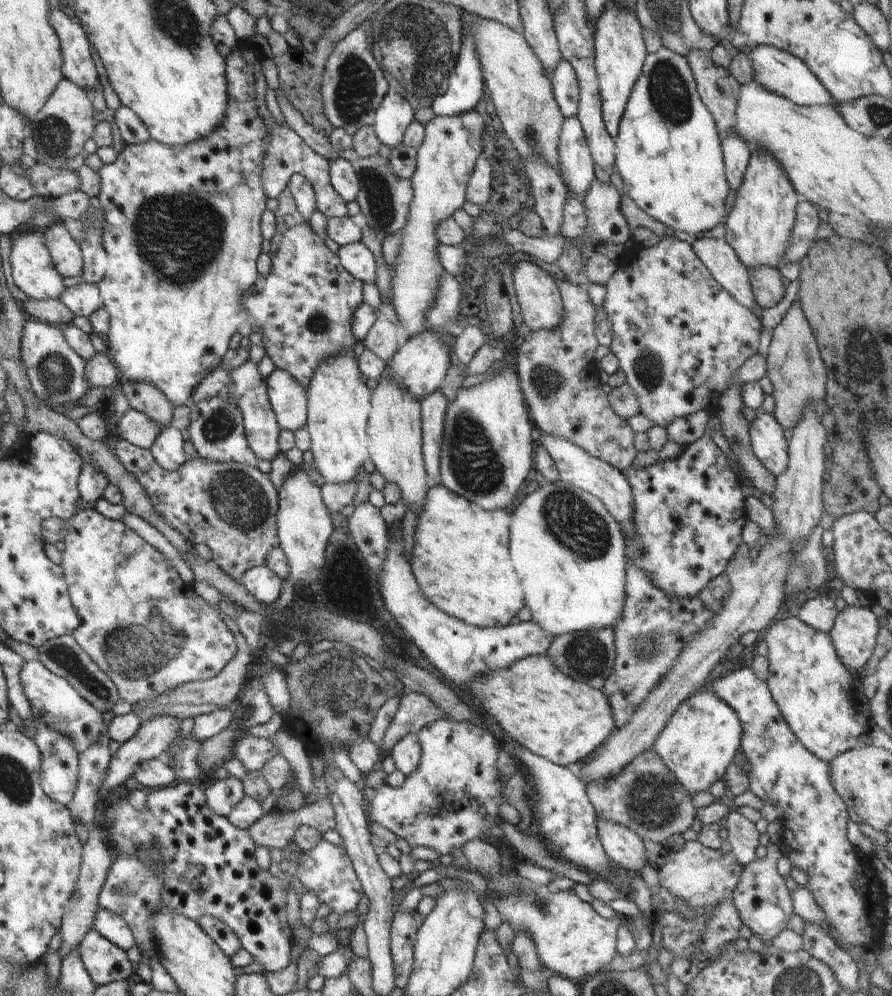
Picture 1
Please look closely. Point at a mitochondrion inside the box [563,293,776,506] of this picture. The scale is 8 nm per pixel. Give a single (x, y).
(648, 367)

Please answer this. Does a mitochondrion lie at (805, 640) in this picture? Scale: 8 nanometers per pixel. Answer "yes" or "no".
no

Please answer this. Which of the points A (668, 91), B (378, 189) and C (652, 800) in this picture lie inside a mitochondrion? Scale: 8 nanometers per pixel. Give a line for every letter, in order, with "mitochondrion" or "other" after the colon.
A: mitochondrion
B: mitochondrion
C: mitochondrion

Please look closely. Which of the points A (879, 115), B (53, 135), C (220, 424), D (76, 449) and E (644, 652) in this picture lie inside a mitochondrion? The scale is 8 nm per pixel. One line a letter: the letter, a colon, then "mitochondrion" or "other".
A: mitochondrion
B: mitochondrion
C: mitochondrion
D: other
E: mitochondrion

